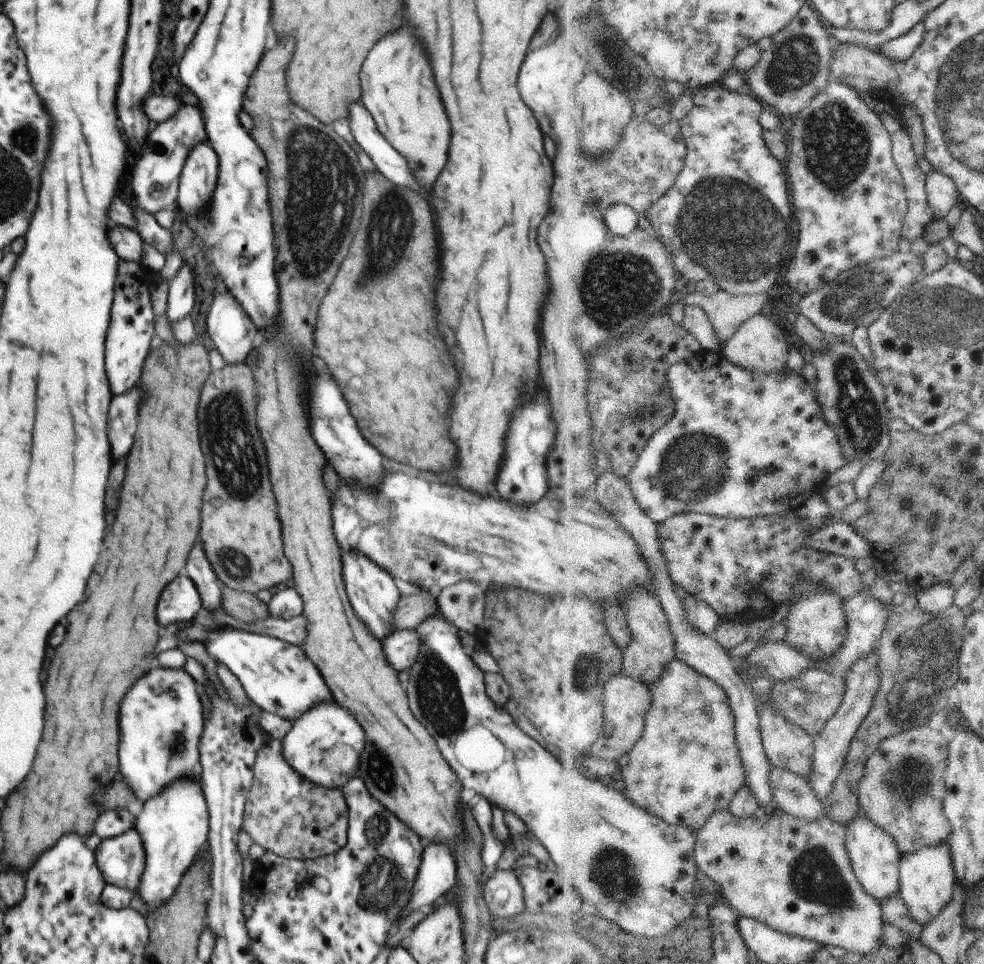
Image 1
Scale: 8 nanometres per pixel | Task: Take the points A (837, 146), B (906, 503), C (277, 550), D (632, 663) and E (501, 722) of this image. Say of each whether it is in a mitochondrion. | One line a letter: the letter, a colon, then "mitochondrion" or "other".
A: mitochondrion
B: other
C: other
D: other
E: other

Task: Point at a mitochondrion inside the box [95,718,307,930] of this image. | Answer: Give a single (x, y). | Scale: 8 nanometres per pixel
(176, 742)

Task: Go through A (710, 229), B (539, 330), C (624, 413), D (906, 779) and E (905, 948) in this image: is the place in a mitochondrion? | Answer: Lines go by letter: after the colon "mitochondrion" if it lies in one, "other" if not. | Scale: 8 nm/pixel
A: mitochondrion
B: other
C: mitochondrion
D: mitochondrion
E: other

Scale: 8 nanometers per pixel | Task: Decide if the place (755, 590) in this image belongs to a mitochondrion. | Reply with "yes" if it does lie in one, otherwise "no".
no

